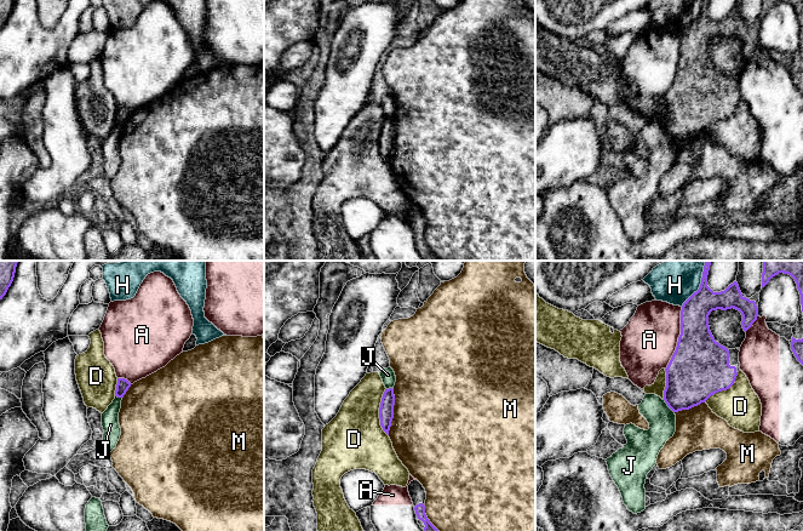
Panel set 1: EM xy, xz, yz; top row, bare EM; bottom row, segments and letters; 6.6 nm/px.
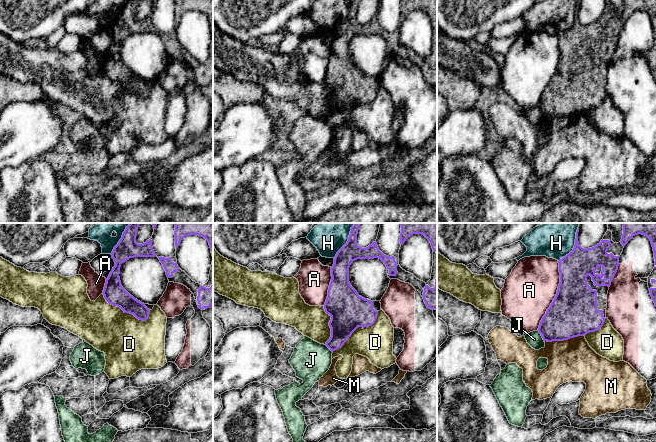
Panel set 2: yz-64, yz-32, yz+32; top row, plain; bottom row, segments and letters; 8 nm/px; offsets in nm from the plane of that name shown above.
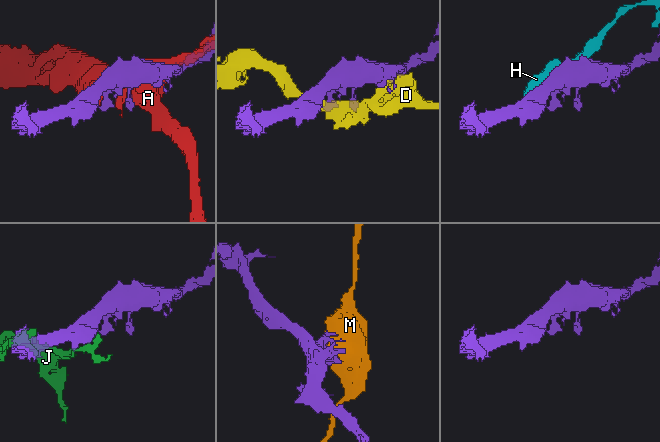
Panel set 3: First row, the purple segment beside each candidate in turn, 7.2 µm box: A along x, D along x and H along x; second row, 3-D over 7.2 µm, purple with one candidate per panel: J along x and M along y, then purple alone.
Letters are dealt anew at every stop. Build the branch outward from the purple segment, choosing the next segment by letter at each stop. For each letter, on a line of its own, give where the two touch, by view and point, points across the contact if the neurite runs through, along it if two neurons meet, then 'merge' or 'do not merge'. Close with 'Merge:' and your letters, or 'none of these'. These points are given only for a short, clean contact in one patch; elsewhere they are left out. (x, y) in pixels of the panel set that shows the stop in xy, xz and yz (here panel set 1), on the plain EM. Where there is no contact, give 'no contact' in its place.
A: yz (678, 67) | do not merge
D: xz (379, 141) | do not merge
H: yz (699, 17) | do not merge
J: yz (667, 133) | along yz (664, 127), (674, 141) | do not merge
M: xz (393, 140) | do not merge
Merge: none of these

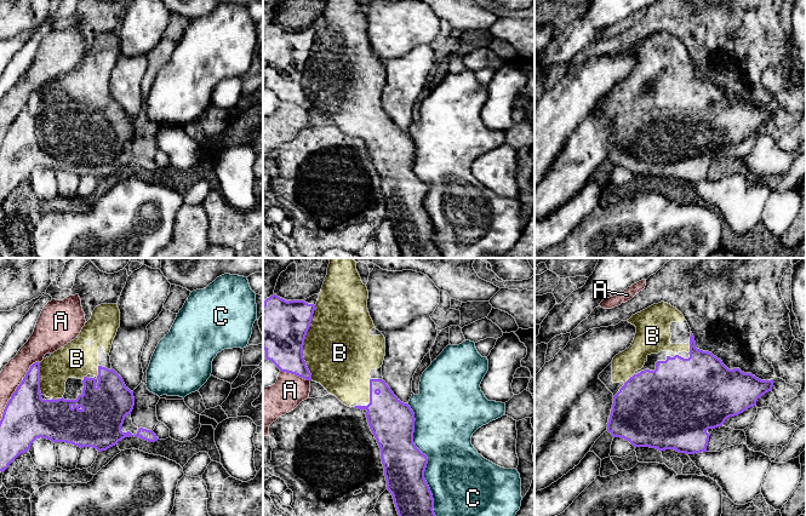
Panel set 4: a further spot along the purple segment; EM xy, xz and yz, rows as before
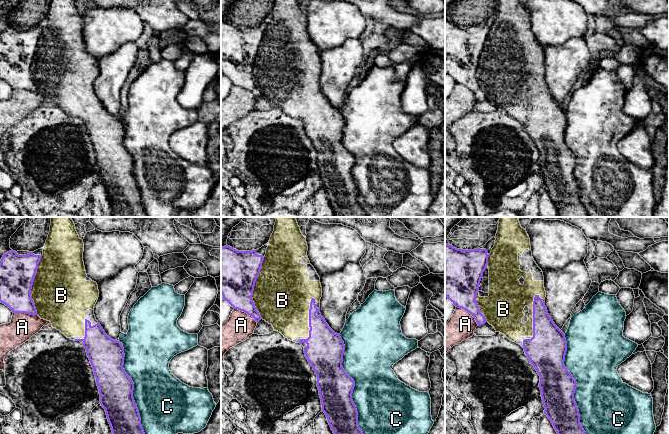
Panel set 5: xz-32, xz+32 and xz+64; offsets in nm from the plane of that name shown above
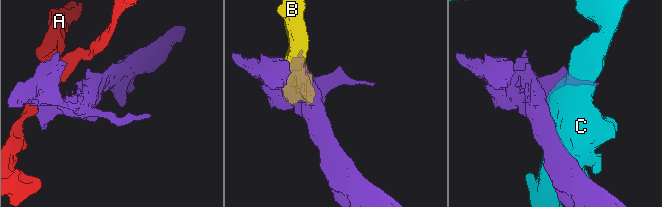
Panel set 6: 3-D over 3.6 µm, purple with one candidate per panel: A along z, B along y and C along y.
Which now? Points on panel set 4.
A: xy (16, 118) | do not merge
B: xz (303, 72) | merge
C: xz (426, 195) | do not merge
Merge: B

